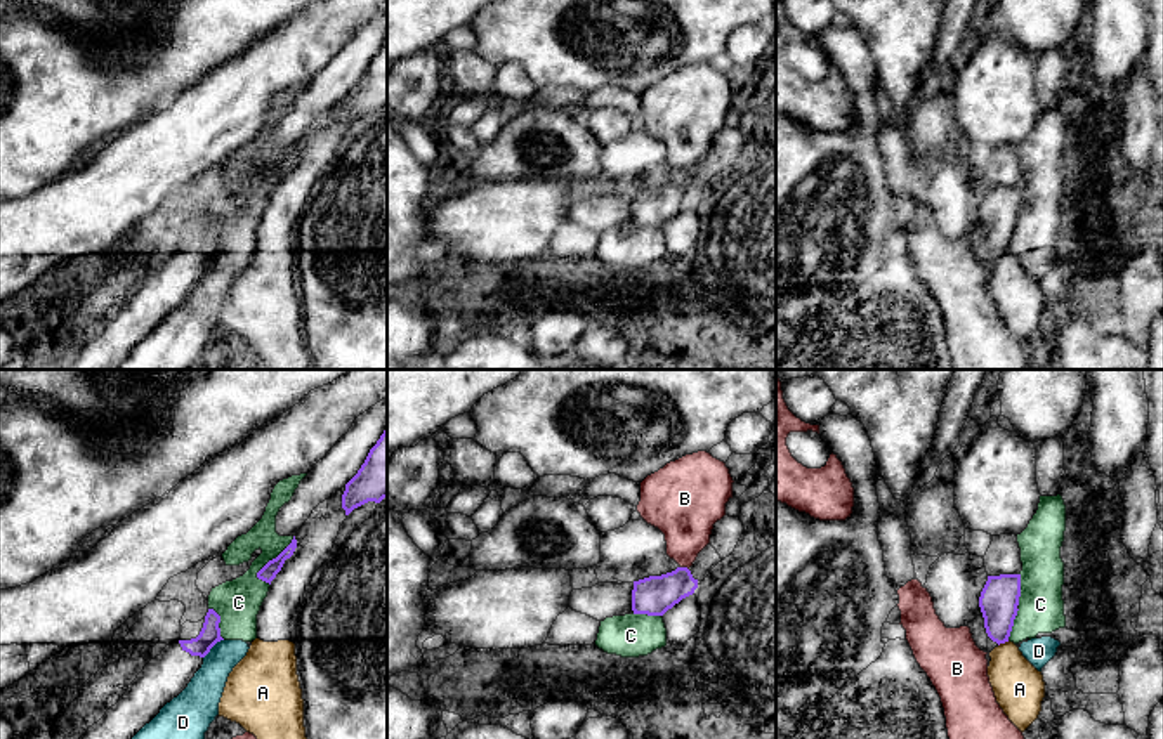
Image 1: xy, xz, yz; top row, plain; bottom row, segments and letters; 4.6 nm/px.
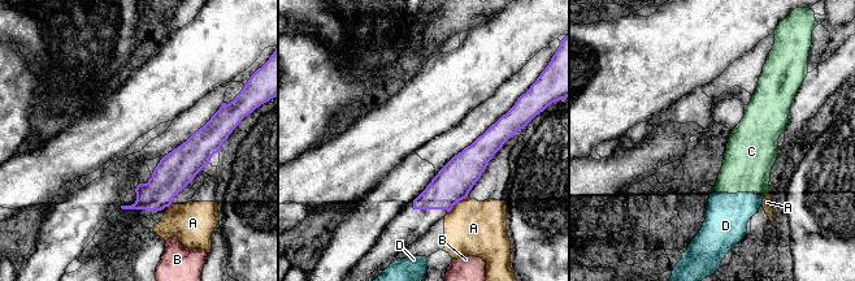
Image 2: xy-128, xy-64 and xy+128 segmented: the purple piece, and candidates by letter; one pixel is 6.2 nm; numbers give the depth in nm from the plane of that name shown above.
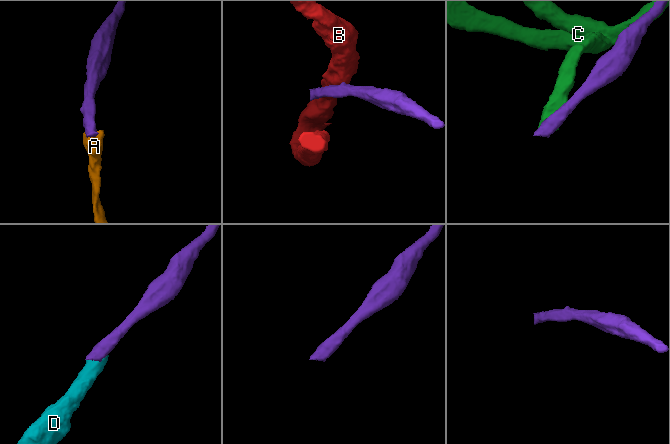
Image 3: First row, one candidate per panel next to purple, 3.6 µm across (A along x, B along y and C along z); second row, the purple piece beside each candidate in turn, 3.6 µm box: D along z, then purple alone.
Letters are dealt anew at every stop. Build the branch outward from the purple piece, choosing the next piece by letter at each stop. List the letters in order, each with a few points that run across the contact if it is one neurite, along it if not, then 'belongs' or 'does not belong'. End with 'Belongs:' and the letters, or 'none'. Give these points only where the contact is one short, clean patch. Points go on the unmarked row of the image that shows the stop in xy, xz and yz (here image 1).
A: line yz (1009, 252), (998, 257); does not belong
B: line xz (681, 177), (688, 181); does not belong
C: does not belong
D: line xy (223, 250), (203, 269); does not belong
Belongs: none

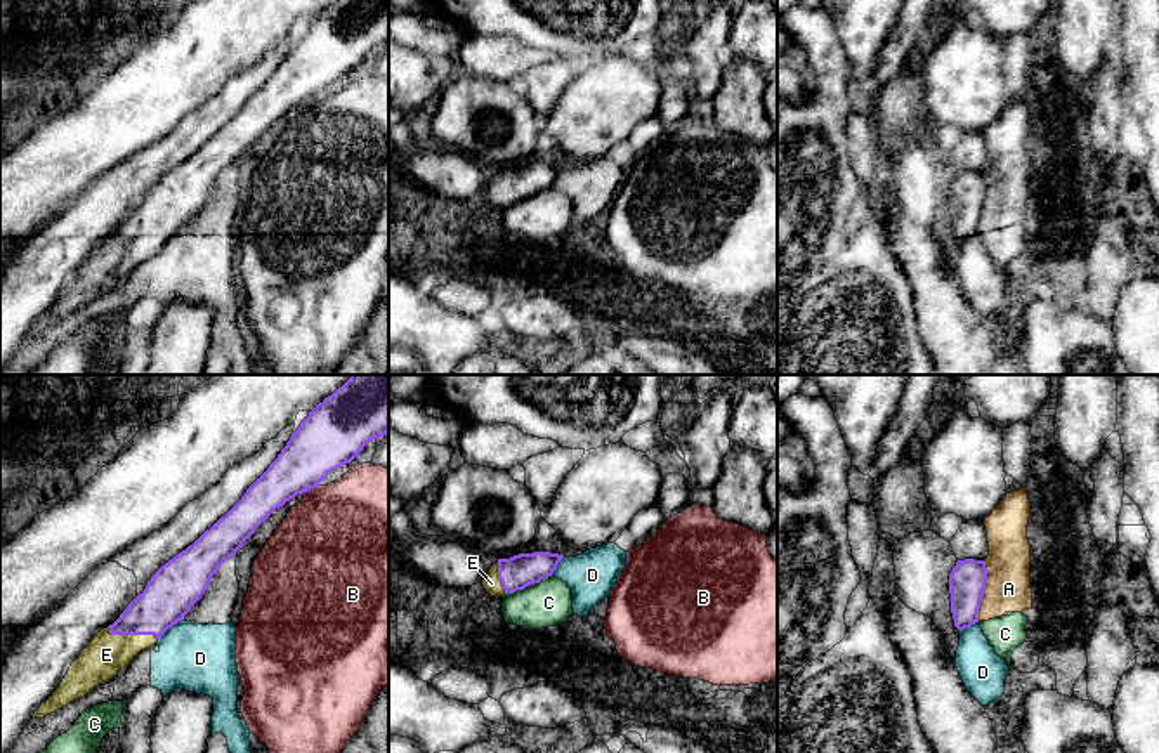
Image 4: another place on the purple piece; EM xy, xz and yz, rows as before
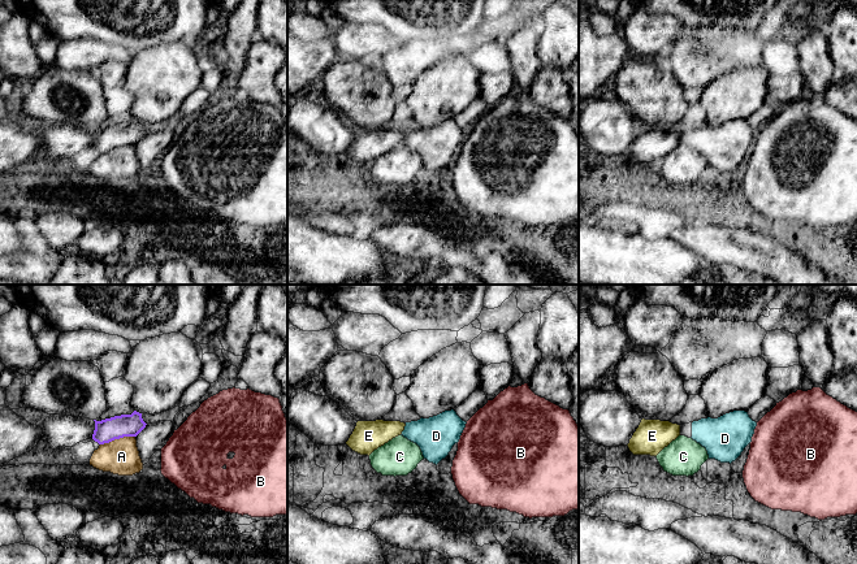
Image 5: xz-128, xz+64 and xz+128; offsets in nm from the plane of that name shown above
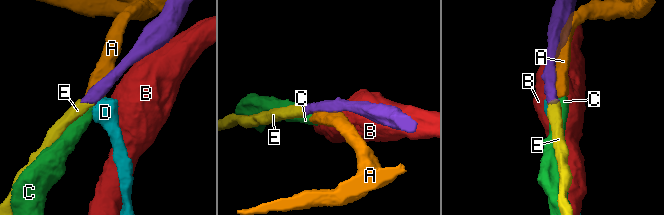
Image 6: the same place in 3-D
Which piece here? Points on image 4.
A: does not belong
B: does not belong
C: line xz (550, 186), (507, 205); does not belong
D: line xy (181, 231), (158, 250); does not belong
E: line xy (169, 207), (130, 245), (106, 266); belongs
Belongs: E

